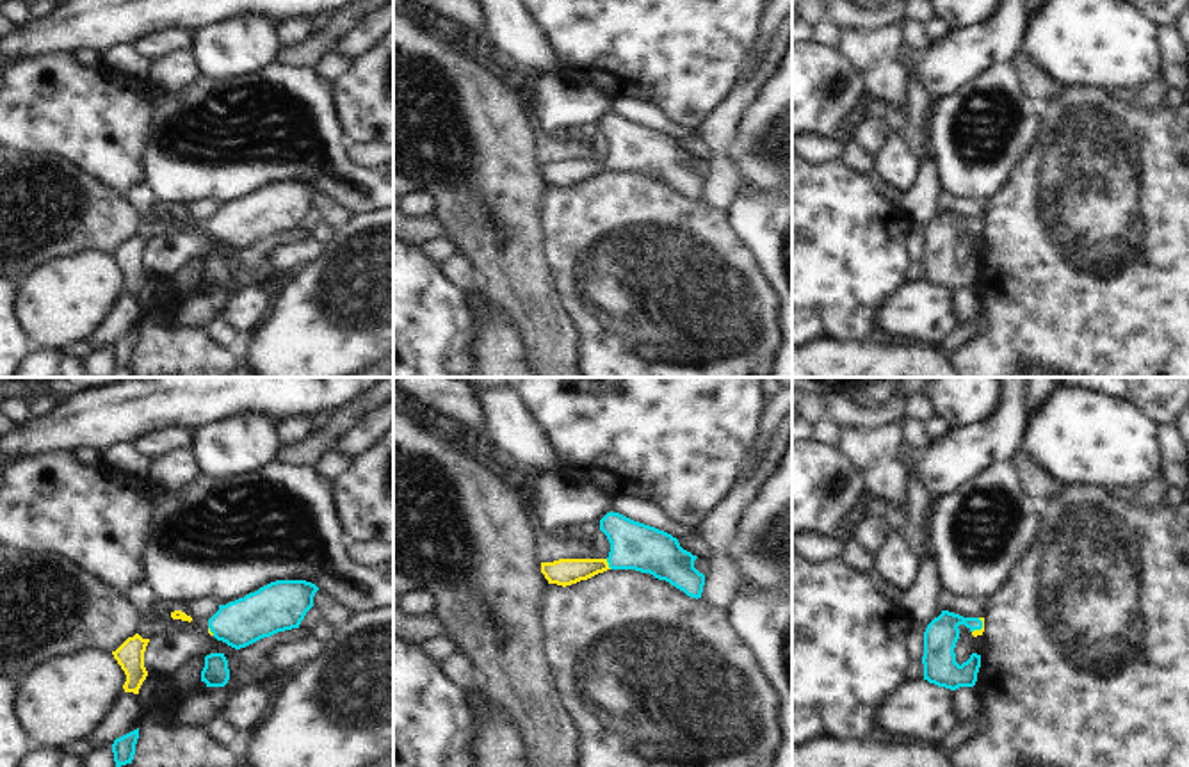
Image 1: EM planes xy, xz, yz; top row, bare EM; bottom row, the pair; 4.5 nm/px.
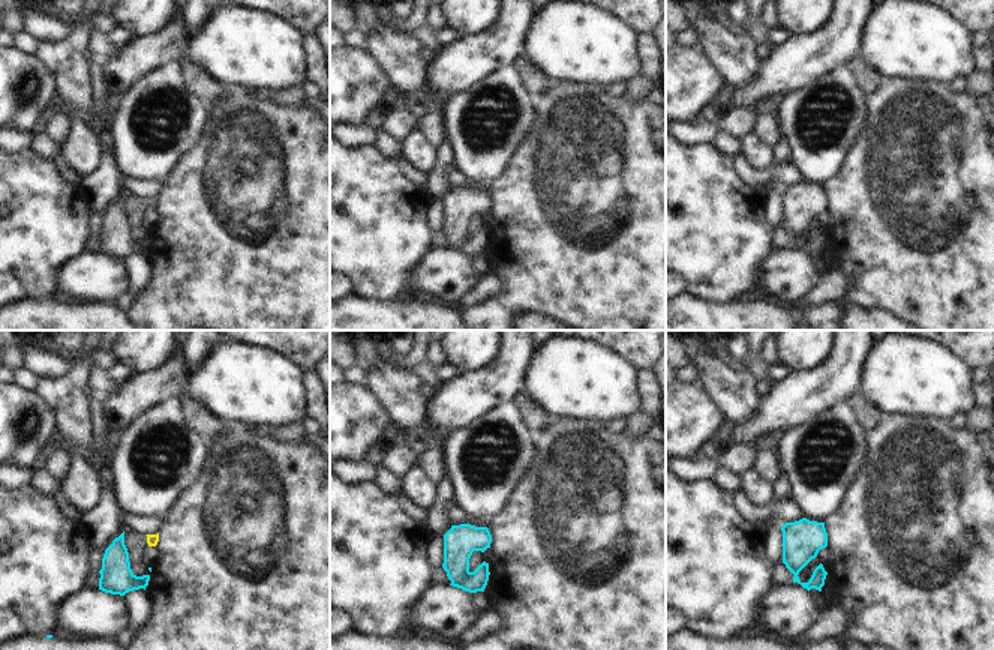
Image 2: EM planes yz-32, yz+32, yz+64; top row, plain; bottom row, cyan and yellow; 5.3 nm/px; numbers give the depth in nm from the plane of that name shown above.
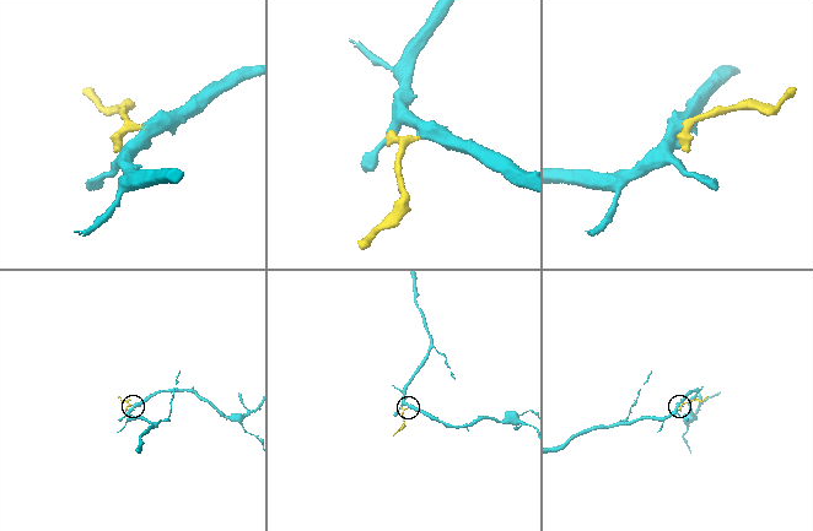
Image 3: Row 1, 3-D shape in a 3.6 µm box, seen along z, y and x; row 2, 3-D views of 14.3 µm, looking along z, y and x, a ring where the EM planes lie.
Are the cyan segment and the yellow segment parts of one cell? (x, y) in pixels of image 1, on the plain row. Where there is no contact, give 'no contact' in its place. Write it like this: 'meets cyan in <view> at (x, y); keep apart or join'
meets cyan in xz at (609, 166); join

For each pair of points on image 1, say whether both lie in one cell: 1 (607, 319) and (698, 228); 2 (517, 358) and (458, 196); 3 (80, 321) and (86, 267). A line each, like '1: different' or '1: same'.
1: same
2: different
3: same

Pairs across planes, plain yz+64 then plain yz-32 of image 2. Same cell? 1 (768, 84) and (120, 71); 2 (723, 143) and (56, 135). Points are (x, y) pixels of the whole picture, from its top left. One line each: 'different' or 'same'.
1: same
2: different

